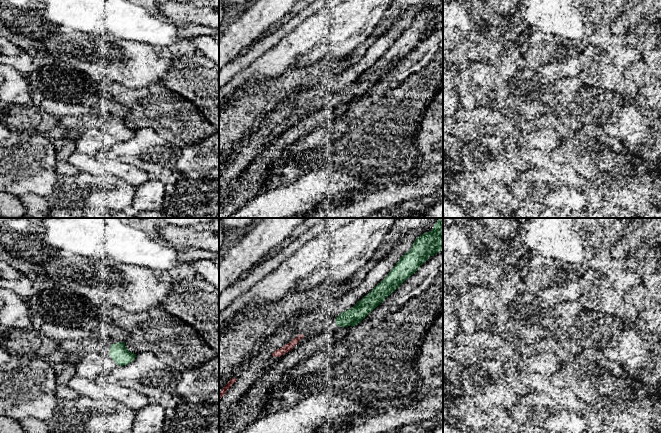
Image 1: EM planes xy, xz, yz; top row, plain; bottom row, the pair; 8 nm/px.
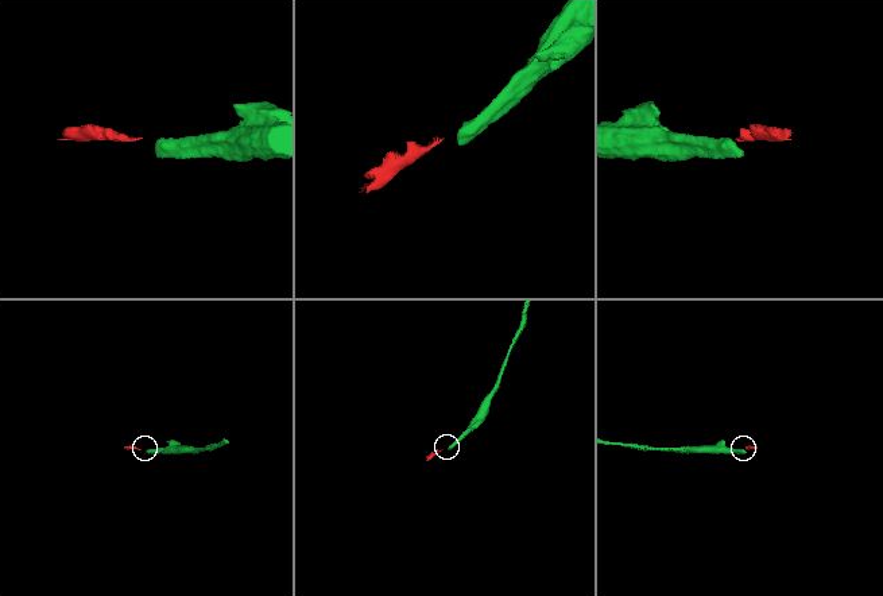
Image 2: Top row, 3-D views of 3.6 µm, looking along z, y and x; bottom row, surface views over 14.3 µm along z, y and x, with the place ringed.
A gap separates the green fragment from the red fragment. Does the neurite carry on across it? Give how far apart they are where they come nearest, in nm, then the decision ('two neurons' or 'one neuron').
280 nm | two neurons

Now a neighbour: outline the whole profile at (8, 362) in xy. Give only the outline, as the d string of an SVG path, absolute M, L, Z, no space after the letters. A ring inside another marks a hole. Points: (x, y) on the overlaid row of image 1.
M0 344L0 372L8 372L14 370L18 368L19 364L20 364L20 359L10 354Z

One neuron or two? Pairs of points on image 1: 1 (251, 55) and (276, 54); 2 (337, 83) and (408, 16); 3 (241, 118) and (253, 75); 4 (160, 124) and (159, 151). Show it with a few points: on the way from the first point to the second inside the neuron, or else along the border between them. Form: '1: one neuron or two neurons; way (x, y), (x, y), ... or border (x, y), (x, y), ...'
1: two neurons; border (279, 41), (242, 70)
2: one neuron; way (355, 70), (392, 34)
3: two neurons; border (272, 77), (268, 77), (239, 91)
4: two neurons; border (137, 129), (152, 128), (165, 140), (180, 147)

